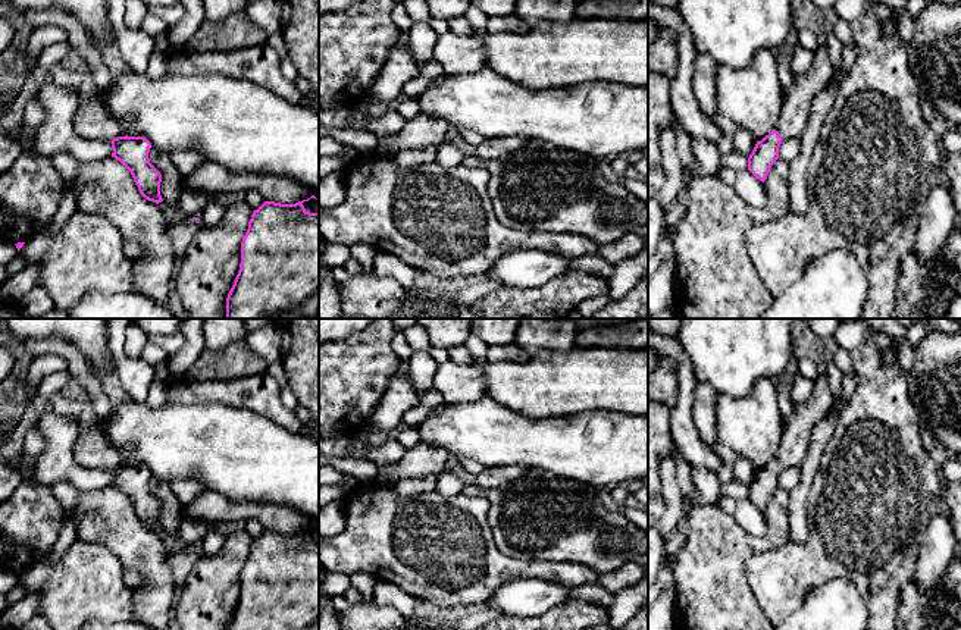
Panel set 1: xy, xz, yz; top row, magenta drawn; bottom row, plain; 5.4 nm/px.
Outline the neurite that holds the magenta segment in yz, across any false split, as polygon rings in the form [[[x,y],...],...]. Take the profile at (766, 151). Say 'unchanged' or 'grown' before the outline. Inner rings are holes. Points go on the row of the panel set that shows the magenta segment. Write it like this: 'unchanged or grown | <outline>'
grown | [[[827,46],[814,50],[813,63],[808,70],[798,78],[796,84],[785,90],[785,104],[776,128],[757,141],[748,157],[748,170],[761,182],[767,179],[770,167],[779,159],[779,147],[783,140],[799,138],[807,126],[810,109],[814,97],[823,91],[833,73]]]

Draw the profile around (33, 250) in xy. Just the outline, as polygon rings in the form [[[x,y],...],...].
[[[65,184],[62,200],[54,216],[48,222],[48,226],[44,231],[37,232],[18,253],[18,257],[26,263],[25,266],[37,263],[43,258],[51,242],[75,211],[76,195],[72,192],[71,187]]]

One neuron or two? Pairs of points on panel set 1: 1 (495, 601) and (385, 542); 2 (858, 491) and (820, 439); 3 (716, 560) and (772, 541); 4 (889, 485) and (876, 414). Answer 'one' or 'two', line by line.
1: two
2: two
3: one
4: one

